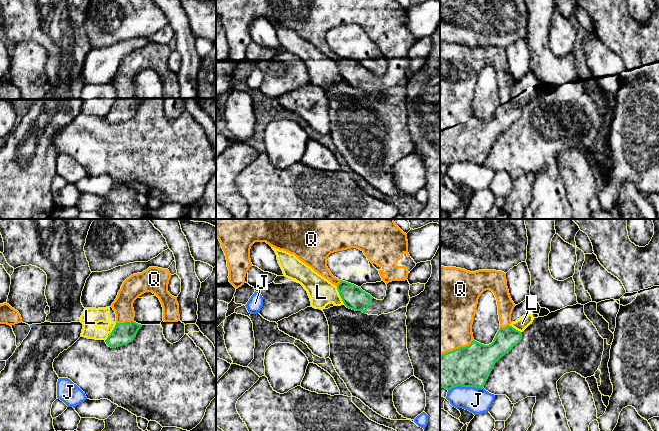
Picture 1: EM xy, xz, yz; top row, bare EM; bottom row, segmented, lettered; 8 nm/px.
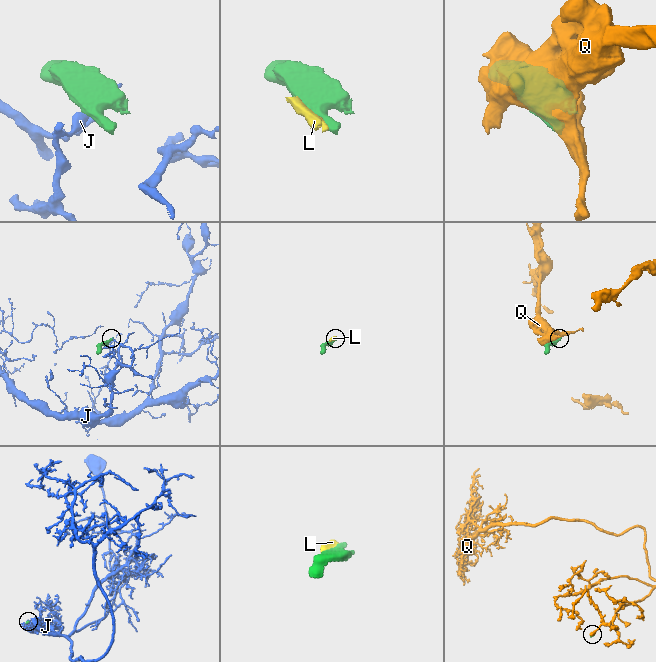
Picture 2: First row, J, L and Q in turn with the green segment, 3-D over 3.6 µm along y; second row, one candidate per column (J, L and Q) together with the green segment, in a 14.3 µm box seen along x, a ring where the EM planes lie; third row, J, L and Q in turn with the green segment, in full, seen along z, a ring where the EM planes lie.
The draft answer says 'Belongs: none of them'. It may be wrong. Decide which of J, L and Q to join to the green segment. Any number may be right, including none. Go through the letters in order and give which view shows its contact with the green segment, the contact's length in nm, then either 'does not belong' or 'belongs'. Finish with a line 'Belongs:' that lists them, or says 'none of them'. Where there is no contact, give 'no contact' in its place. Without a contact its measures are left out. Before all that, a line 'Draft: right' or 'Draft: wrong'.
Draft: wrong
J: meets green in yz; contact 280 nm long; does not belong
L: meets green in xz; contact 170 nm long; does not belong
Q: meets green in yz; contact 300 nm long; belongs
Belongs: Q

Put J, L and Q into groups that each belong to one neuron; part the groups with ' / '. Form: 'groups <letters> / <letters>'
groups J / L / Q

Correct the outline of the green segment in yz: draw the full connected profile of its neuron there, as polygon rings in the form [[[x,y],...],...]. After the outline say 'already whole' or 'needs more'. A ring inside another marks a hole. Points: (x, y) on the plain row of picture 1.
[[[440,42],[440,165],[450,166],[458,162],[484,163],[495,139],[522,115],[522,108],[510,101],[512,99],[511,90],[515,82],[507,63],[506,49],[496,46],[470,48],[461,44]],[[486,66],[492,67],[496,73],[500,97],[500,105],[489,121],[475,117],[472,109],[478,75]]]; needs more

